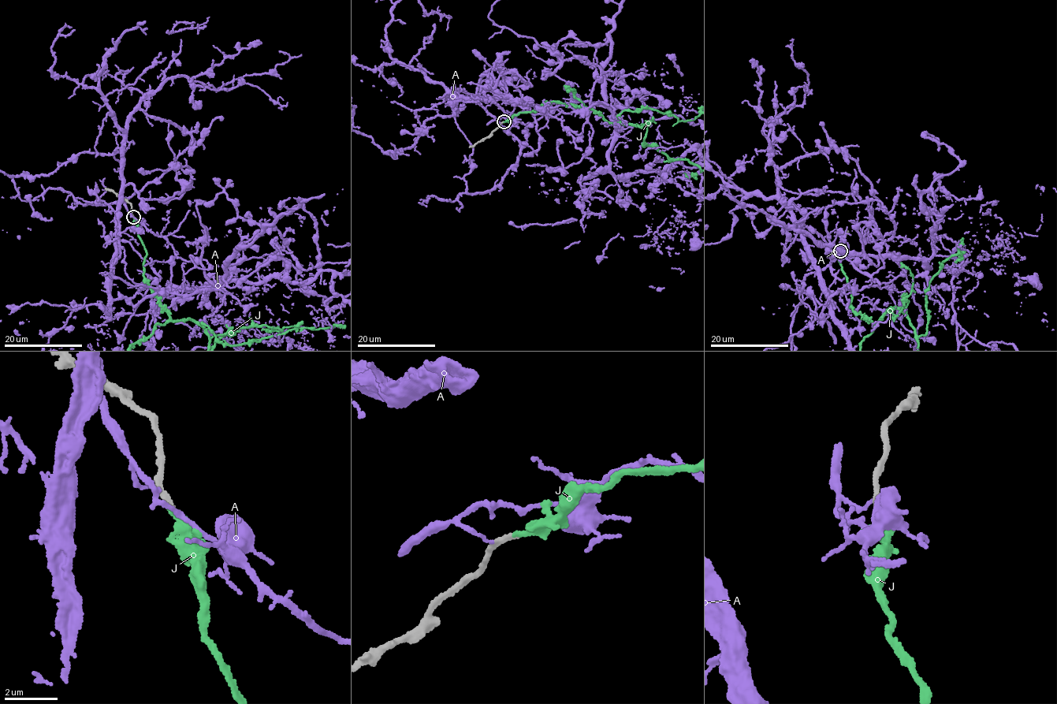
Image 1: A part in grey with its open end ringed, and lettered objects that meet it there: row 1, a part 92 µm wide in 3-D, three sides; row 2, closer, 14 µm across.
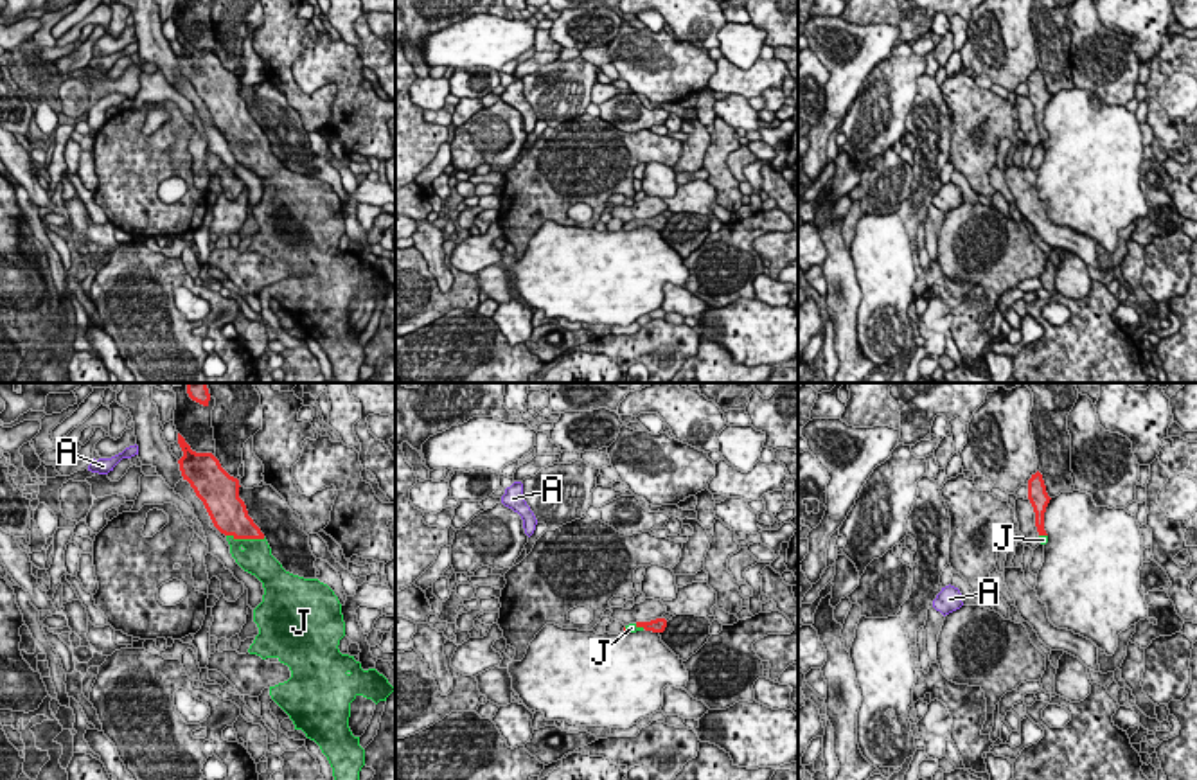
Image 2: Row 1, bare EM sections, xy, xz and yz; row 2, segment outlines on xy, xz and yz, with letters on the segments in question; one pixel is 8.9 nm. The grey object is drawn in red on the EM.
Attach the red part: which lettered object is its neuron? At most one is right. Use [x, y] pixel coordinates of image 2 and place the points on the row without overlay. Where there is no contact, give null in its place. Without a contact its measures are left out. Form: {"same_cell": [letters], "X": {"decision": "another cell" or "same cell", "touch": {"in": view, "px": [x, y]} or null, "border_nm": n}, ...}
{"same_cell": ["J"], "A": {"decision": "another cell", "touch": null}, "J": {"decision": "same cell", "touch": {"in": "xy", "px": [247, 135]}, "border_nm": 360}}

